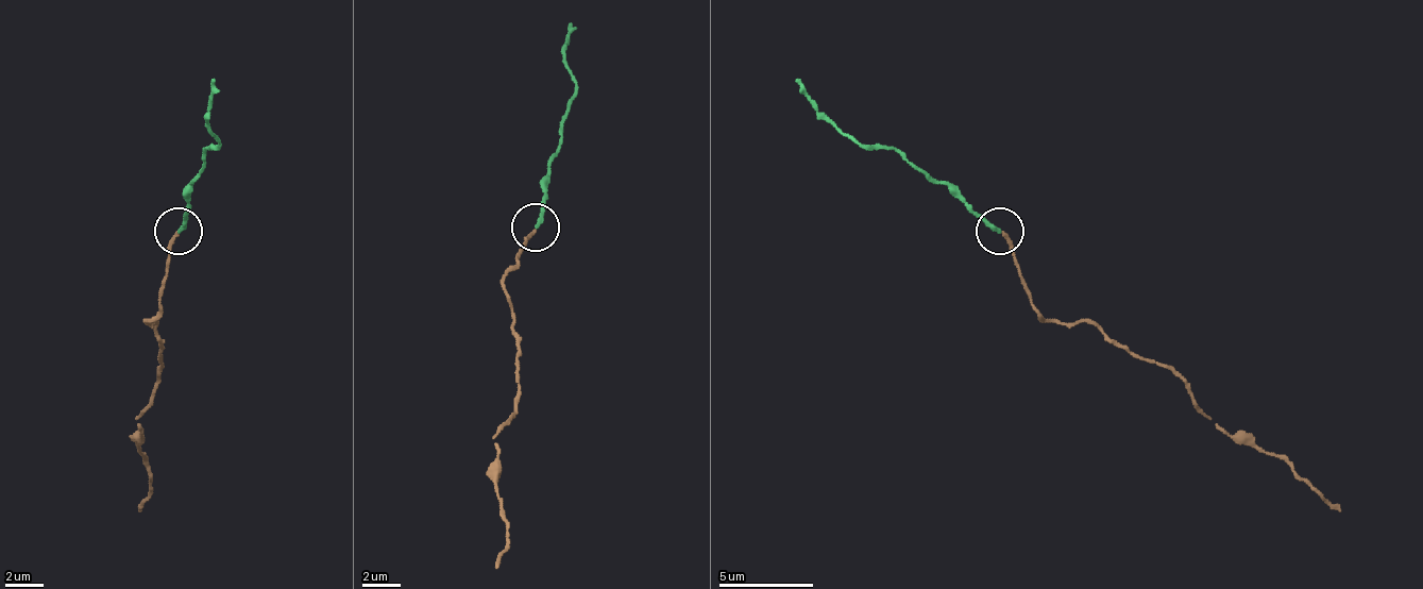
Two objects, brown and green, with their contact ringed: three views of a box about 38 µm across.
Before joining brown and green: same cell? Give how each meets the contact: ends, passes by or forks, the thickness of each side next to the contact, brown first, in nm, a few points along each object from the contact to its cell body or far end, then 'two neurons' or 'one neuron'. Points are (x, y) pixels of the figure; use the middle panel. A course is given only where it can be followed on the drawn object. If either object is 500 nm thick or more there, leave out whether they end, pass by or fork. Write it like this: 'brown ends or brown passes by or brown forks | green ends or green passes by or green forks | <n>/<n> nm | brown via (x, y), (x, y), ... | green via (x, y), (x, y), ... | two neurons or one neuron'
brown ends | green ends | 190/240 nm | brown via (537, 231), (504, 279), (518, 340), (518, 392), (513, 417), (494, 435), (498, 506), (508, 535), (494, 569) | green via (537, 226), (575, 79), (565, 65), (570, 21) | one neuron

